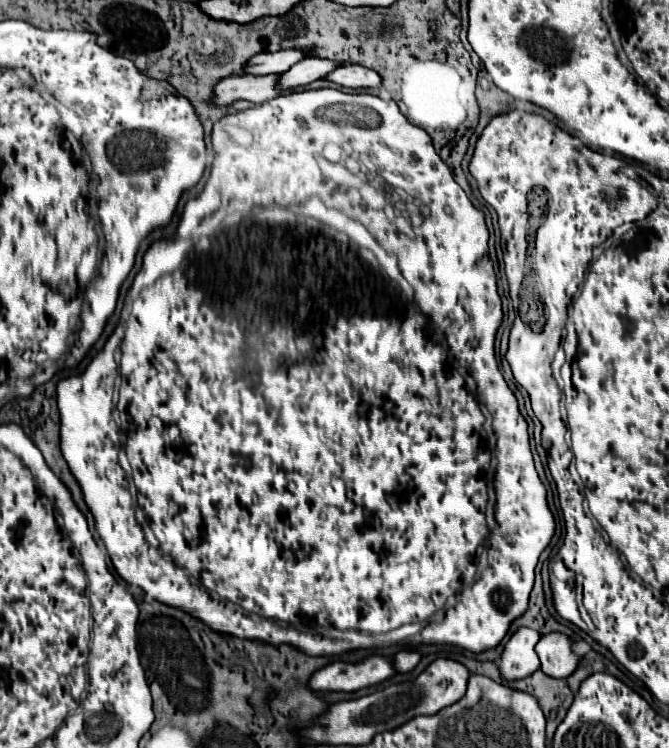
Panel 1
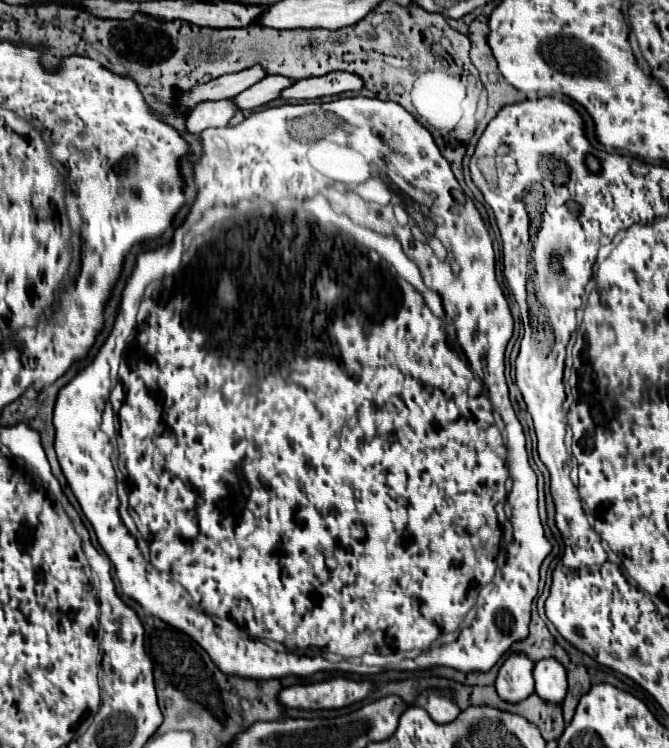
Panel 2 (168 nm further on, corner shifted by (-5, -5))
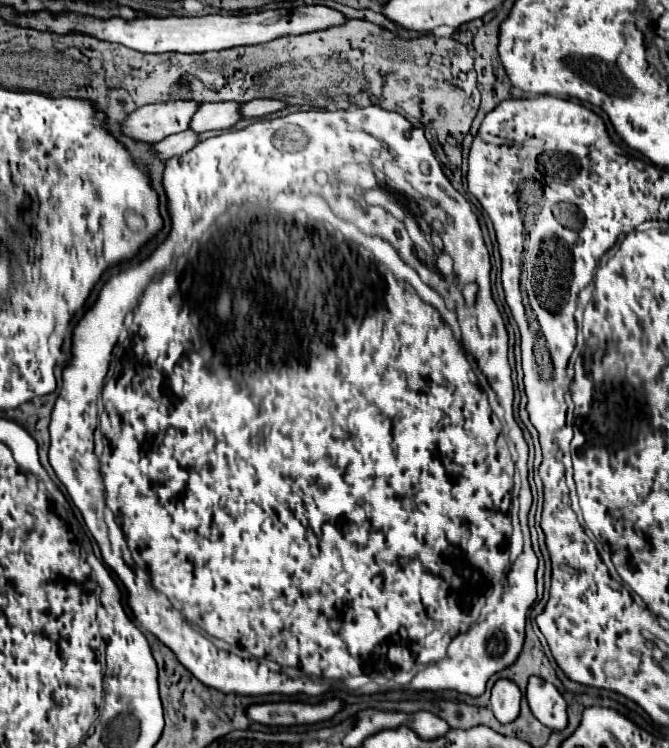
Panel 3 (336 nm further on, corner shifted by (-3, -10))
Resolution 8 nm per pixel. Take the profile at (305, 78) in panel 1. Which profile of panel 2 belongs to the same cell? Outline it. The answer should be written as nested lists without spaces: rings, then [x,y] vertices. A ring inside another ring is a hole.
[[[274,74],[274,76],[268,76],[264,80],[260,80],[258,84],[250,86],[248,90],[240,92],[234,100],[236,104],[242,108],[242,110],[250,110],[250,108],[258,108],[258,106],[264,106],[266,102],[270,100],[276,100],[282,96],[282,90],[294,86],[296,80],[294,78],[284,78],[280,74]]]

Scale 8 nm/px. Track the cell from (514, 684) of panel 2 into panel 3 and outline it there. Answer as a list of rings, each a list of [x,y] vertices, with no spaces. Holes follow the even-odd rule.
[[[500,679],[492,687],[490,709],[500,723],[512,723],[520,713],[520,699],[522,699],[522,693],[518,685],[508,679]]]

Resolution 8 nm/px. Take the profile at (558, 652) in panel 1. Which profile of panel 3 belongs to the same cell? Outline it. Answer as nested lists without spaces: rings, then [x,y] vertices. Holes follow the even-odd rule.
[[[530,677],[526,699],[532,715],[550,731],[562,731],[568,725],[566,699],[552,683],[542,681],[540,677]]]

